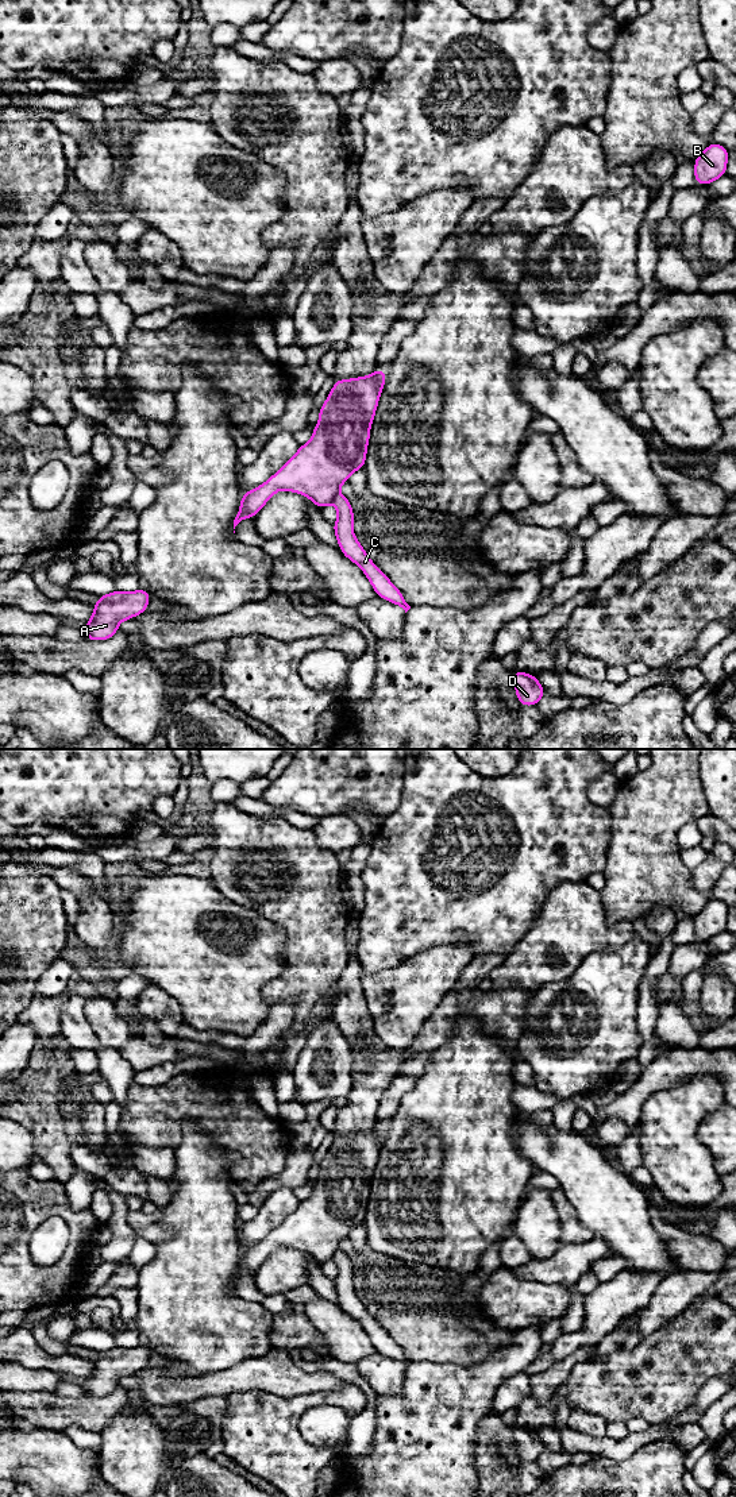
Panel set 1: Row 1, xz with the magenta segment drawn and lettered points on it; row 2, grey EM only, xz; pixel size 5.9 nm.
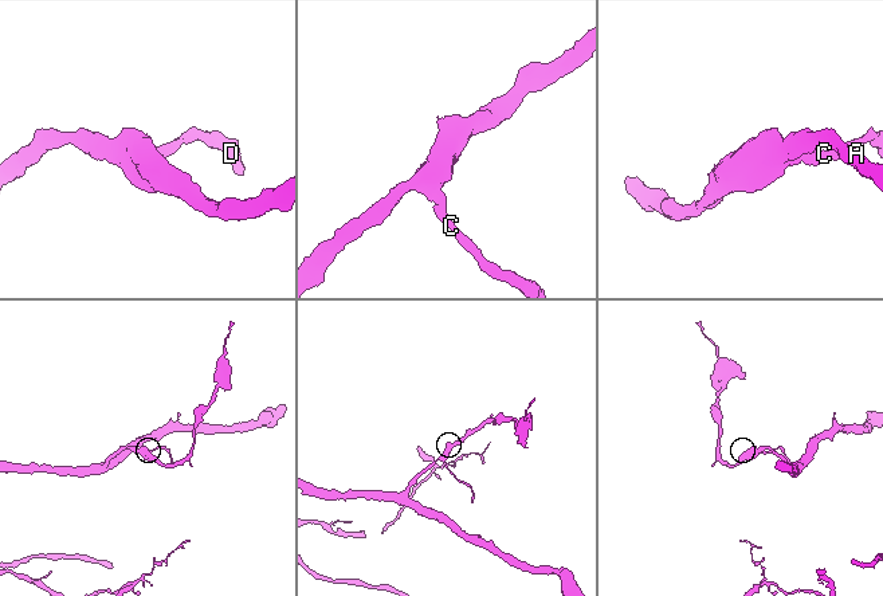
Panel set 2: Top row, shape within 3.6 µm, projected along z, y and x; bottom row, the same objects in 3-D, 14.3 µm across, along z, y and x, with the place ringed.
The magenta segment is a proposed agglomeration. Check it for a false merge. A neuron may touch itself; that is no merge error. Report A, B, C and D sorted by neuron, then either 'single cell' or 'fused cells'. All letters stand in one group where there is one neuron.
A B / C D; fused cells

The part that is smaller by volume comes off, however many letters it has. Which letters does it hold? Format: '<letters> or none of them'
C, D

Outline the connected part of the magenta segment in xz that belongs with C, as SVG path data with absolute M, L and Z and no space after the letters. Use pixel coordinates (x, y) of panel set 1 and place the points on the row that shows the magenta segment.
M340 493L334 498L332 503L338 510L338 520L332 524L340 552L352 563L355 563L369 579L375 594L405 610L411 606L405 602L402 593L392 583L392 580L374 564L361 543L354 535L354 510L347 497Z

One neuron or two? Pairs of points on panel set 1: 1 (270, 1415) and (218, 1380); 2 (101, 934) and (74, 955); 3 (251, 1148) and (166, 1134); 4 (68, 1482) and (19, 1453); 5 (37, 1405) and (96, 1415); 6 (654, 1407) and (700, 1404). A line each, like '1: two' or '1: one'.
1: two
2: two
3: one
4: one
5: one
6: two

